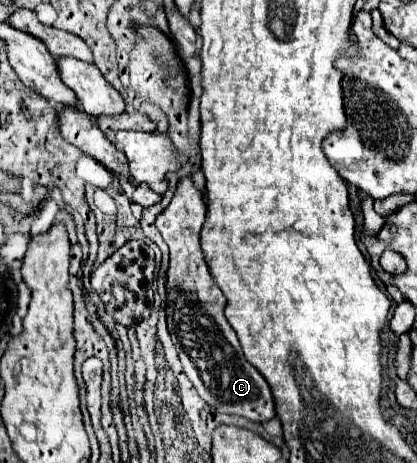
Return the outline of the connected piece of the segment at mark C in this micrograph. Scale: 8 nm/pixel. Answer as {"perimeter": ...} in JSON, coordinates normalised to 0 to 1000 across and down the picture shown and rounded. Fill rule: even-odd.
{"perimeter":[[[458,384],[429,393],[415,432],[376,467],[376,497],[410,540],[400,587],[400,704],[439,782],[444,808],[477,855],[520,890],[588,898],[602,911],[645,907],[645,829],[588,778],[564,713],[535,683],[530,626],[496,592],[477,505],[492,479],[496,445]]]}

